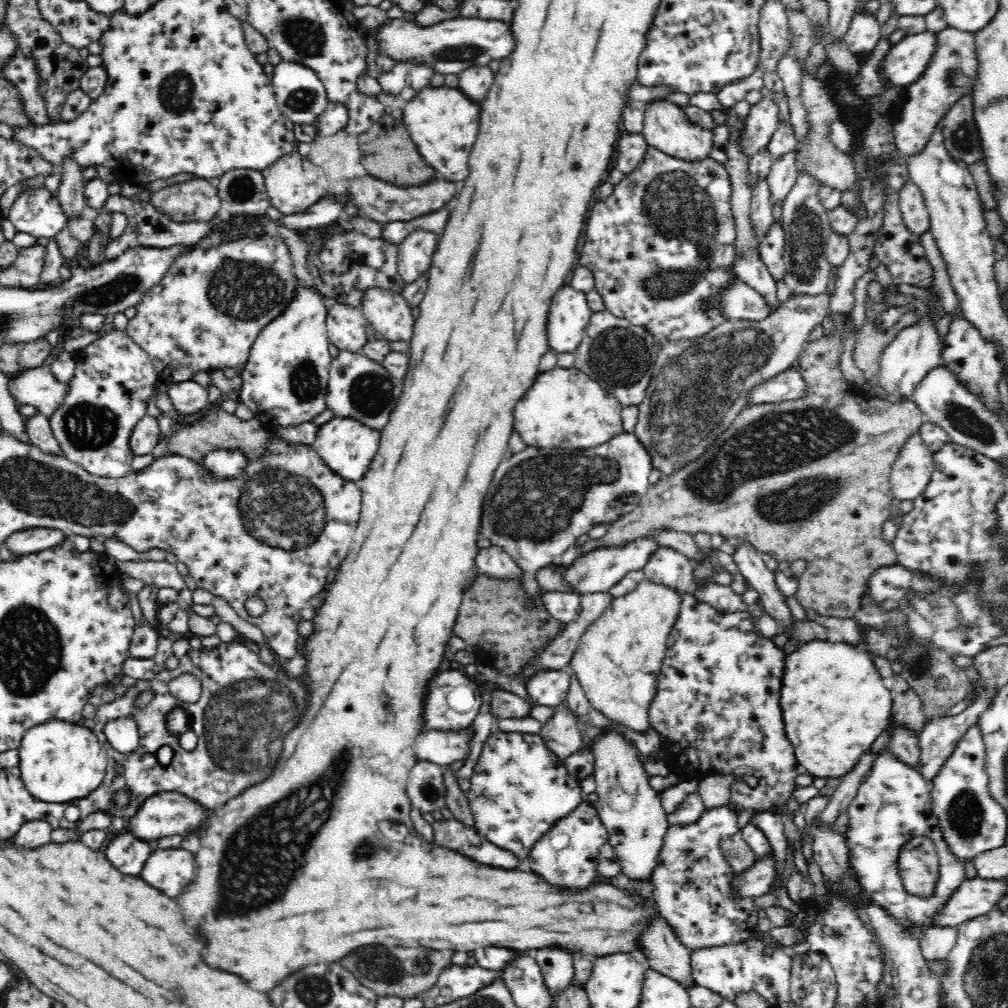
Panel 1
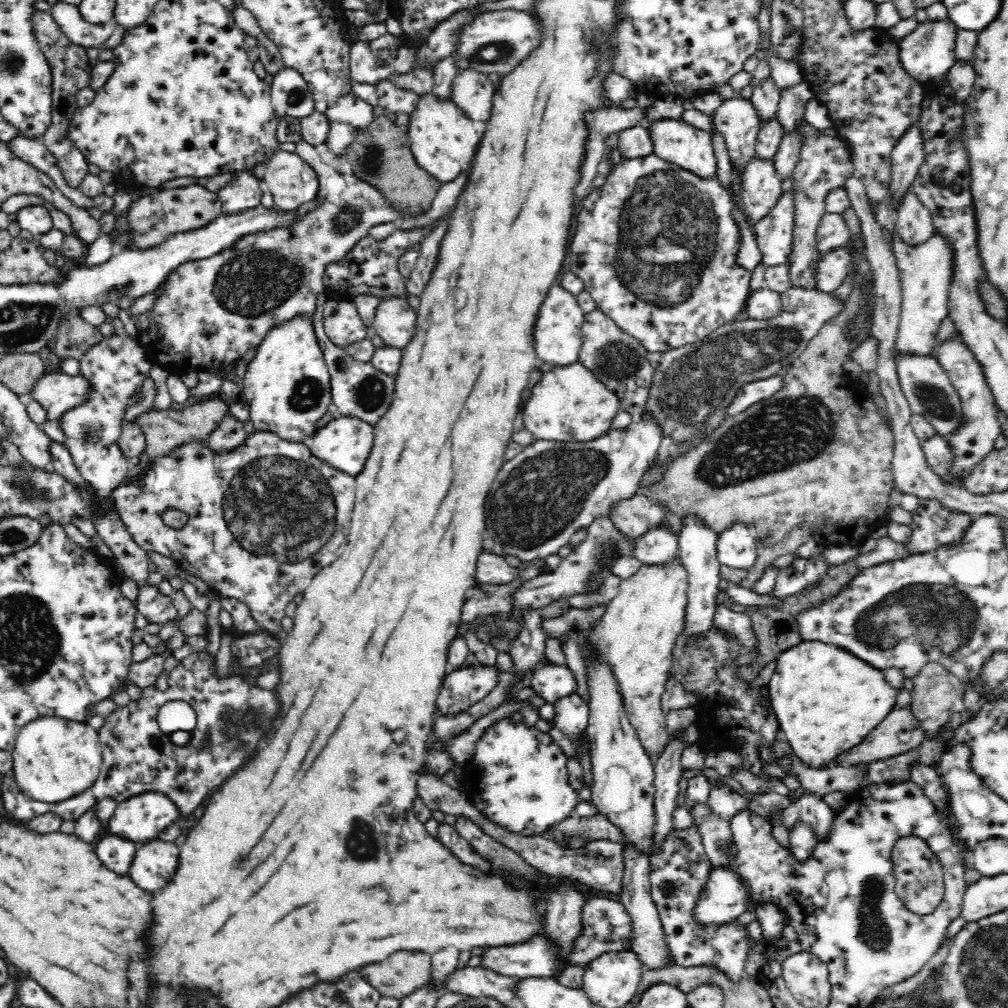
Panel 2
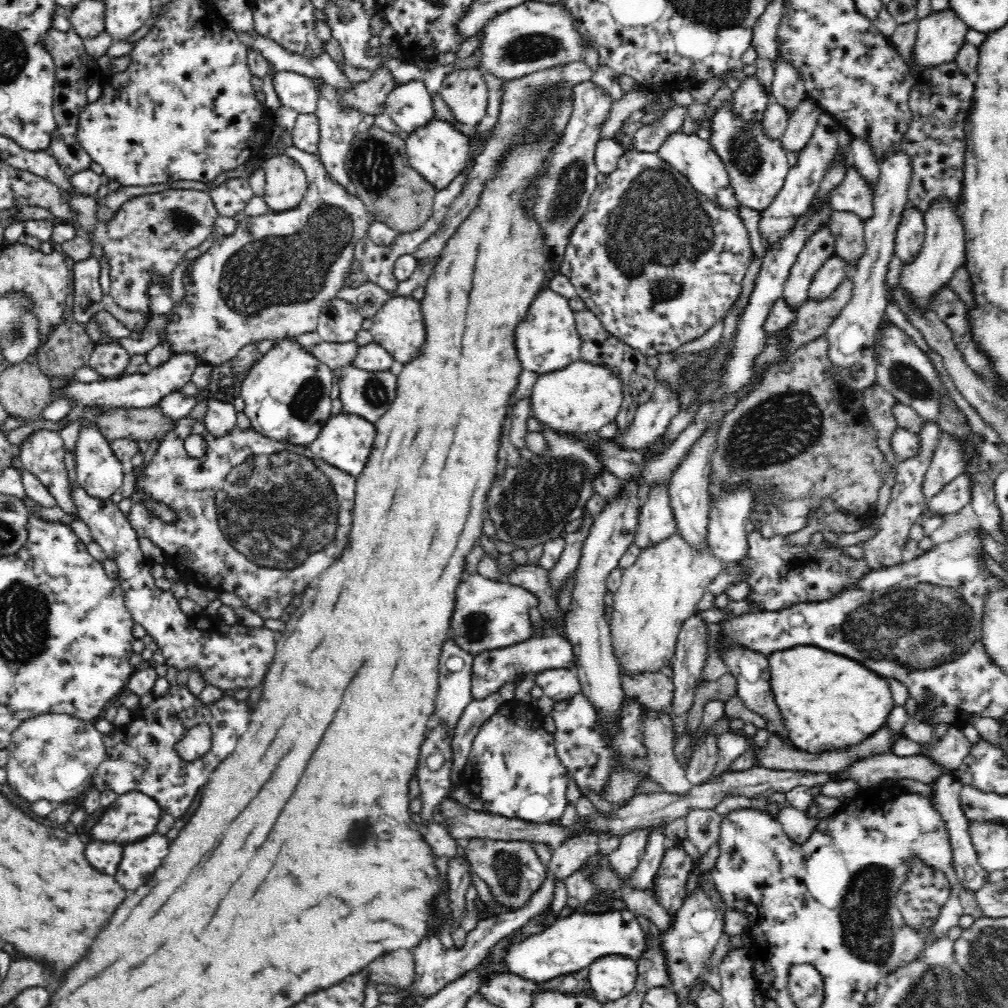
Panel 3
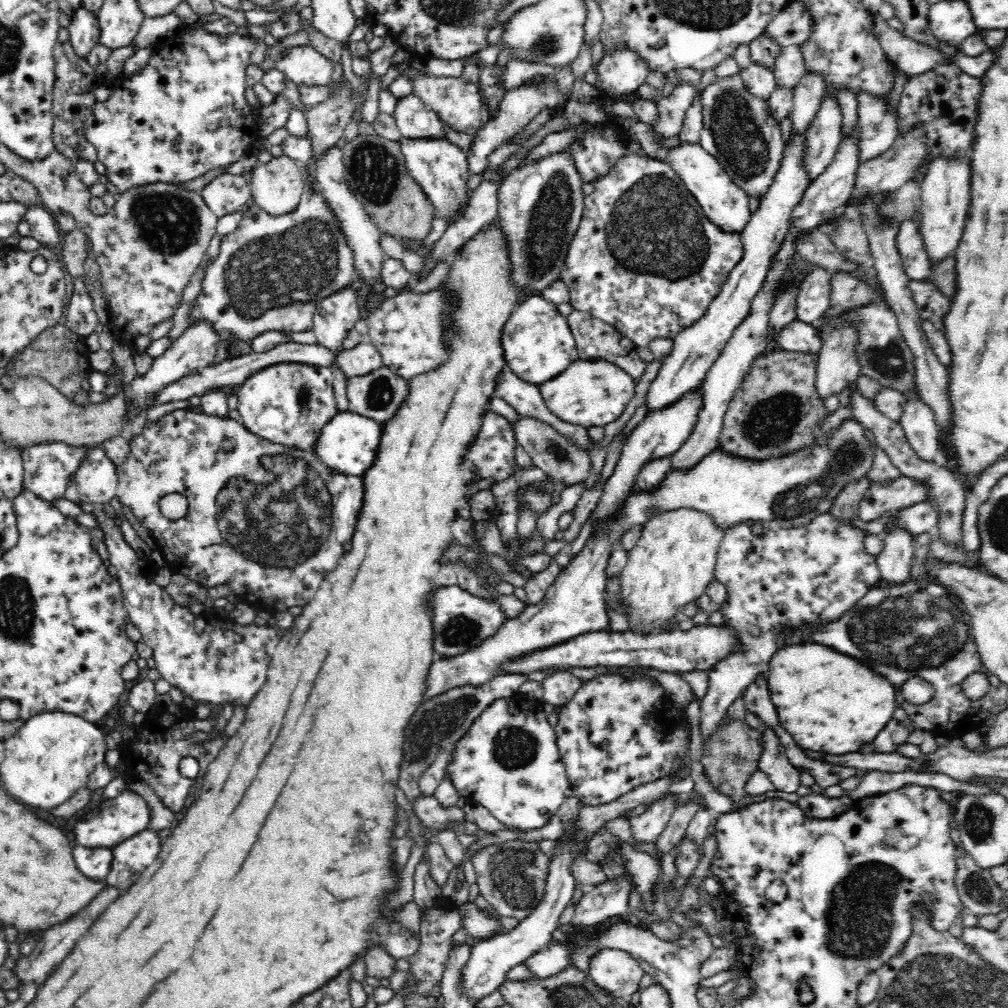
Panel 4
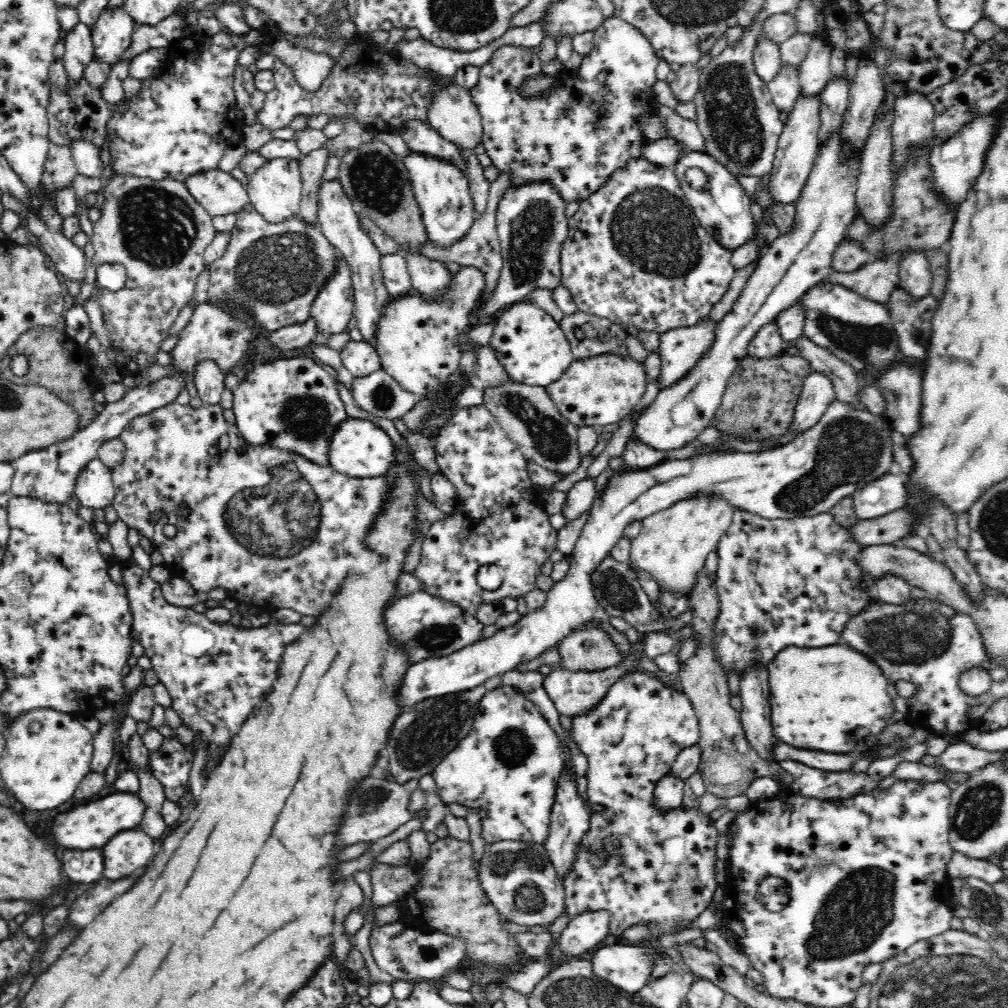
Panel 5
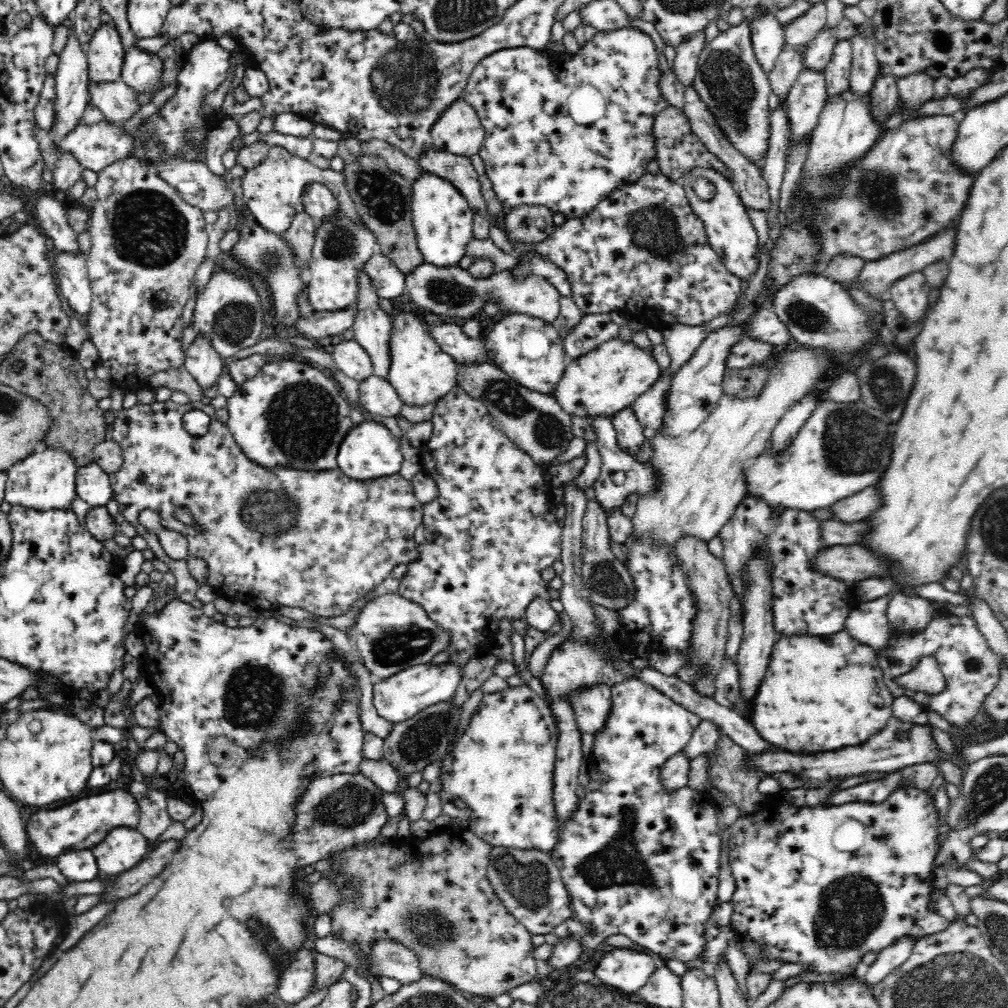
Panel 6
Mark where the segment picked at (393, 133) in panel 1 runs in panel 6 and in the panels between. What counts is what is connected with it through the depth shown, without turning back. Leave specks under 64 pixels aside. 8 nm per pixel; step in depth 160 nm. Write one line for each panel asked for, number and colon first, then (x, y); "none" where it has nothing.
2: (381, 155)
3: (377, 163)
4: (375, 167)
5: (376, 179)
6: (383, 198)

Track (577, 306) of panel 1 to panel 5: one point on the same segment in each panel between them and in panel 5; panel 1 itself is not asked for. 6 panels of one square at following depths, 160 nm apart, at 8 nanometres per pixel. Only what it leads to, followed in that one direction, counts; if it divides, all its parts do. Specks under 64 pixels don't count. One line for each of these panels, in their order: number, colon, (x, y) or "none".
2: (558, 336)
3: (548, 340)
4: (538, 343)
5: (530, 343)

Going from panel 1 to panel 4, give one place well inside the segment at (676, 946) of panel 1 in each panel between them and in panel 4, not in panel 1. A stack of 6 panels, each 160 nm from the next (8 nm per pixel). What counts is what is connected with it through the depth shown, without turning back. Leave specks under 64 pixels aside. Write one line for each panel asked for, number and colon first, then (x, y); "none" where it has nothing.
2: (648, 939)
3: (625, 860)
4: (645, 828)

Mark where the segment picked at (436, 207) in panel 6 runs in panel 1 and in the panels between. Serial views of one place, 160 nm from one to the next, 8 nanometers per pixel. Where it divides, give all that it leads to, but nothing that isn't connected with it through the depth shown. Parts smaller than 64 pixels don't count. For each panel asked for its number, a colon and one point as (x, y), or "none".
1: (443, 121)
2: (443, 139)
3: (438, 150)
4: (440, 167)
5: (440, 185)

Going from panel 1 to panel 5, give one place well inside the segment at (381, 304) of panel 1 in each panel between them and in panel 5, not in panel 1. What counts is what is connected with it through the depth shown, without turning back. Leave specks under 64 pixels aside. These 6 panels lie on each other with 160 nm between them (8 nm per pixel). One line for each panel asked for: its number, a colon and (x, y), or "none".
2: (394, 321)
3: (398, 326)
4: (408, 331)
5: (417, 337)

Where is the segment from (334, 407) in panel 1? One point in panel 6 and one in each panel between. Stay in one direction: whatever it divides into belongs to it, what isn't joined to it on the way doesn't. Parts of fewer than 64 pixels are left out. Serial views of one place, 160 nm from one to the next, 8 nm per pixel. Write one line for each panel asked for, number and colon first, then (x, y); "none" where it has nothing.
2: (358, 389)
3: (366, 394)
4: (377, 396)
5: (379, 394)
6: (377, 396)

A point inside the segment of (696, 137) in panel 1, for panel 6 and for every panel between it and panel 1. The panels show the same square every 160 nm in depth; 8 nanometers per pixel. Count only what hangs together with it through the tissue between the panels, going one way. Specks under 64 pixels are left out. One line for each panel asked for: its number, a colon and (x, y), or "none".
2: (674, 140)
3: (693, 156)
4: (727, 205)
5: (723, 208)
6: (730, 232)

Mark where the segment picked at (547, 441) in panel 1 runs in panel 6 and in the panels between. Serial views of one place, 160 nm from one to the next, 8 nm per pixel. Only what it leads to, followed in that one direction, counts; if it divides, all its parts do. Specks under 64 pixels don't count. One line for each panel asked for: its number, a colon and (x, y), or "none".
2: (568, 404)
3: (578, 400)
4: (589, 393)
5: (600, 390)
6: (603, 383)

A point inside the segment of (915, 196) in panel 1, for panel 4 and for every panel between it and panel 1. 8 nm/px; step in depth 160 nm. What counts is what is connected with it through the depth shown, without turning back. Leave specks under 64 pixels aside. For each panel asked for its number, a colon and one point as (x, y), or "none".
2: (913, 222)
3: (911, 230)
4: (909, 242)

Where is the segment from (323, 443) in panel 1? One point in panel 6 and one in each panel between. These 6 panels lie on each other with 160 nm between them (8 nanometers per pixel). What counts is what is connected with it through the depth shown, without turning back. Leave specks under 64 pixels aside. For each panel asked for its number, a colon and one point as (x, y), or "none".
2: (345, 443)
3: (346, 441)
4: (348, 443)
5: (358, 448)
6: (369, 451)

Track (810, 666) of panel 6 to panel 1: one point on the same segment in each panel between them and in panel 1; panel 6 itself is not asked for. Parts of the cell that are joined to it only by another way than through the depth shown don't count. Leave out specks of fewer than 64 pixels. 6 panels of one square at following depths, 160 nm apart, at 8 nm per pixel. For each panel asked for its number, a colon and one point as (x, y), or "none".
1: (835, 706)
2: (826, 700)
3: (828, 700)
4: (829, 702)
5: (833, 699)

